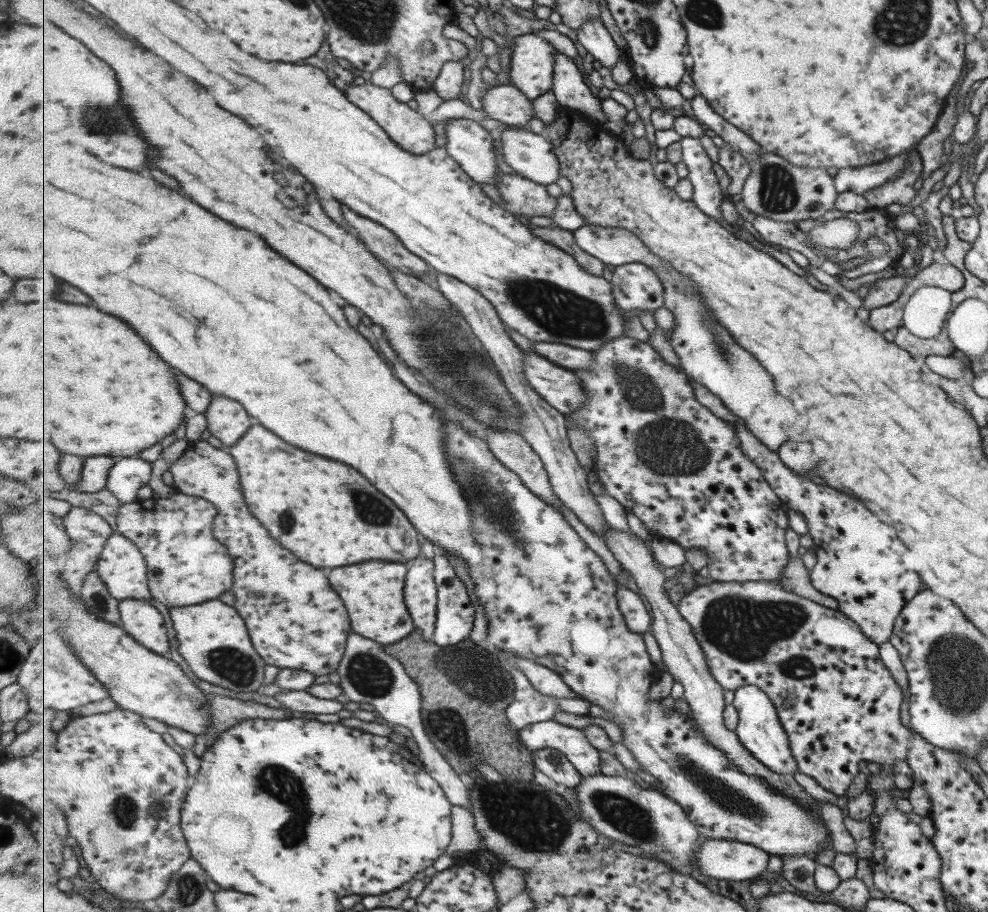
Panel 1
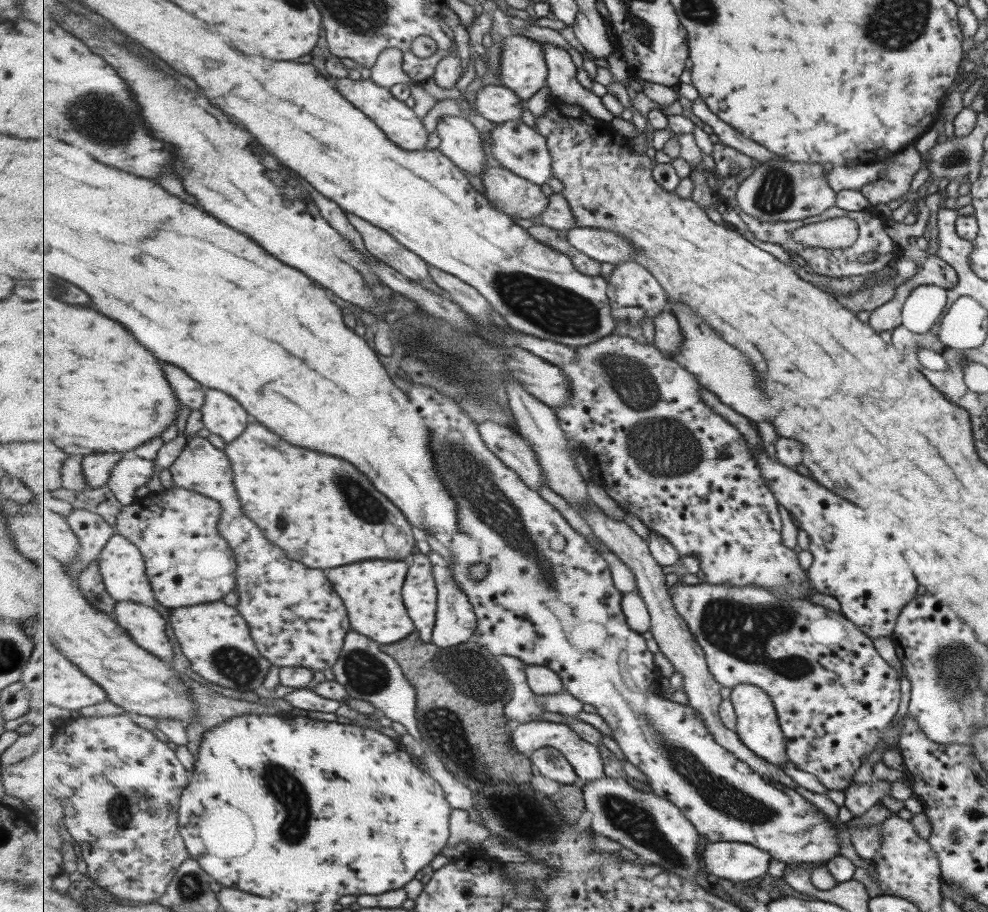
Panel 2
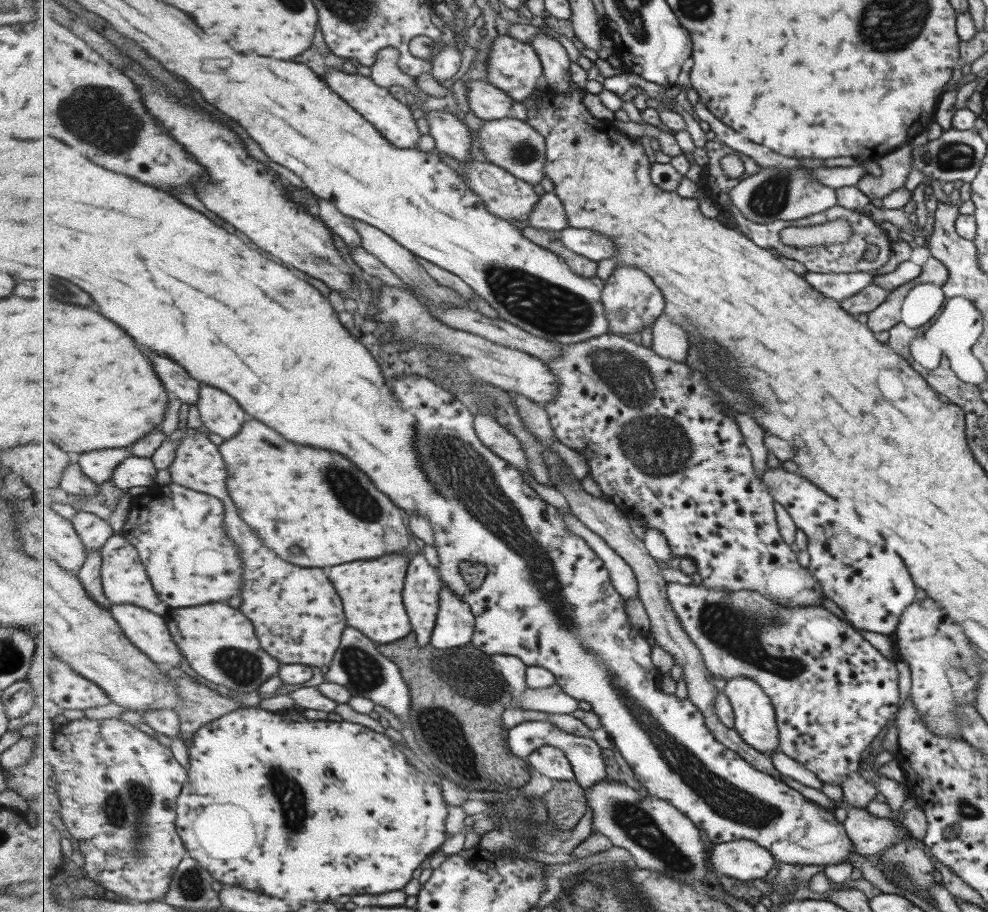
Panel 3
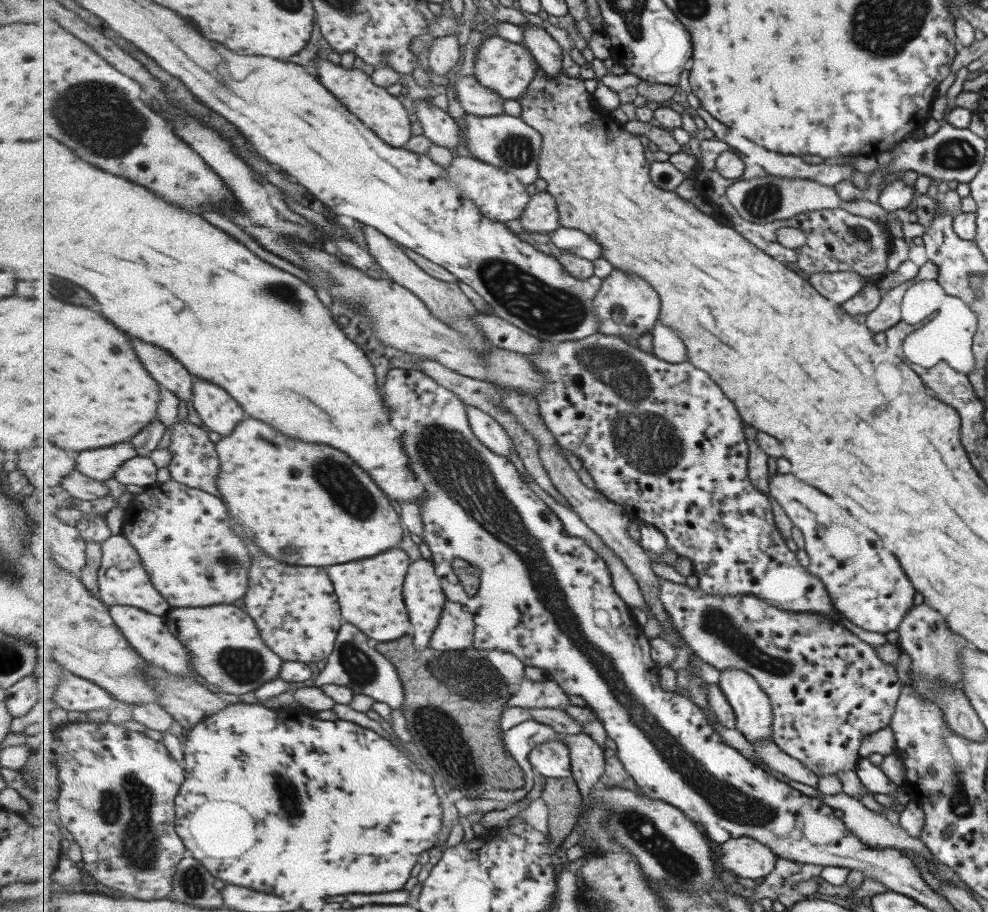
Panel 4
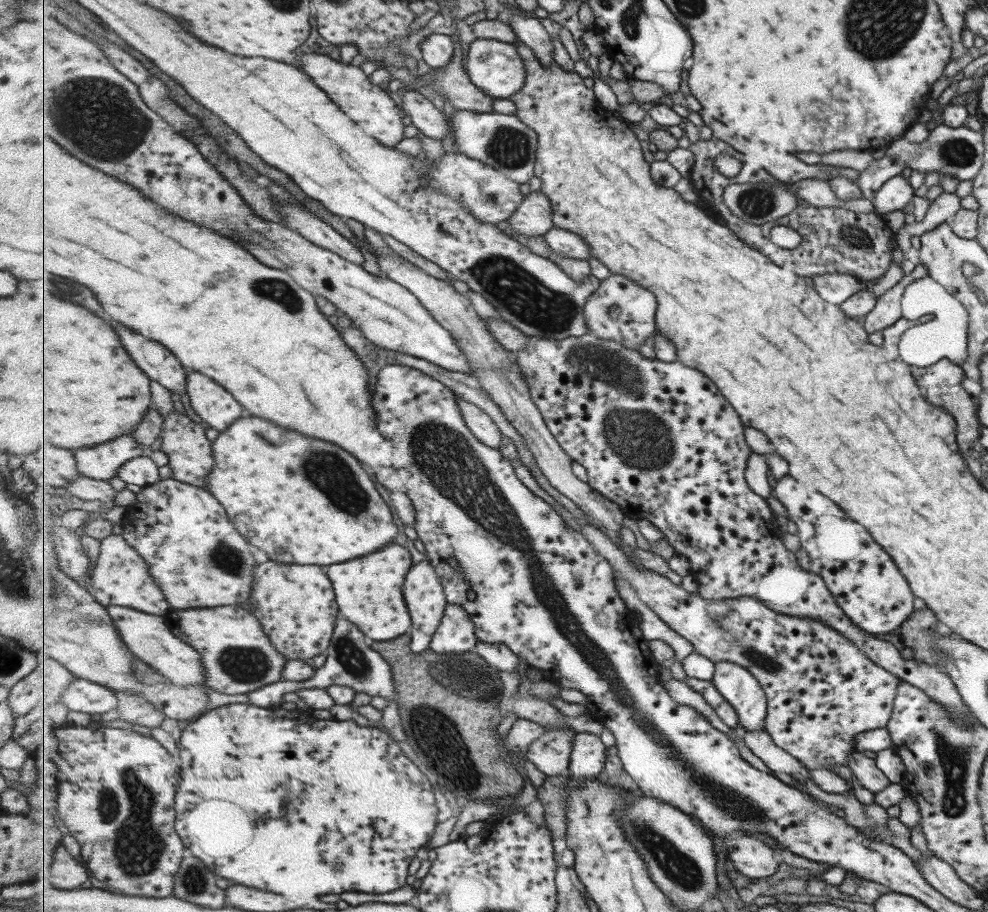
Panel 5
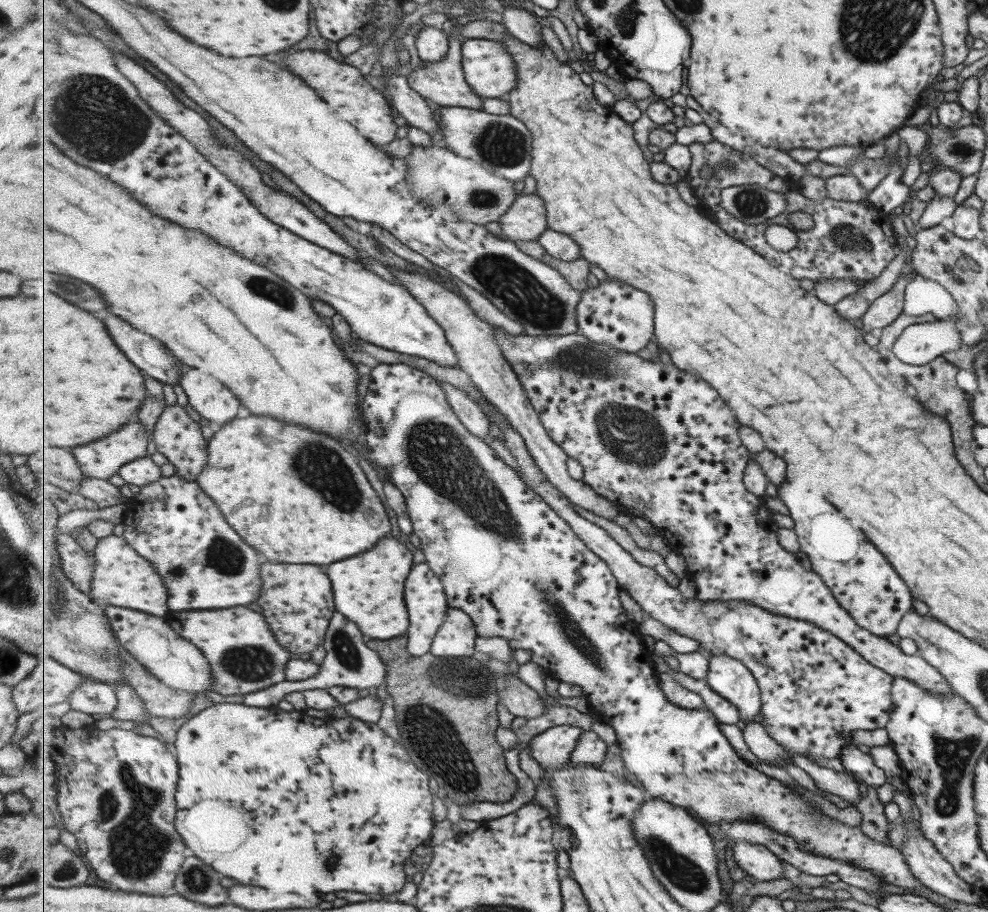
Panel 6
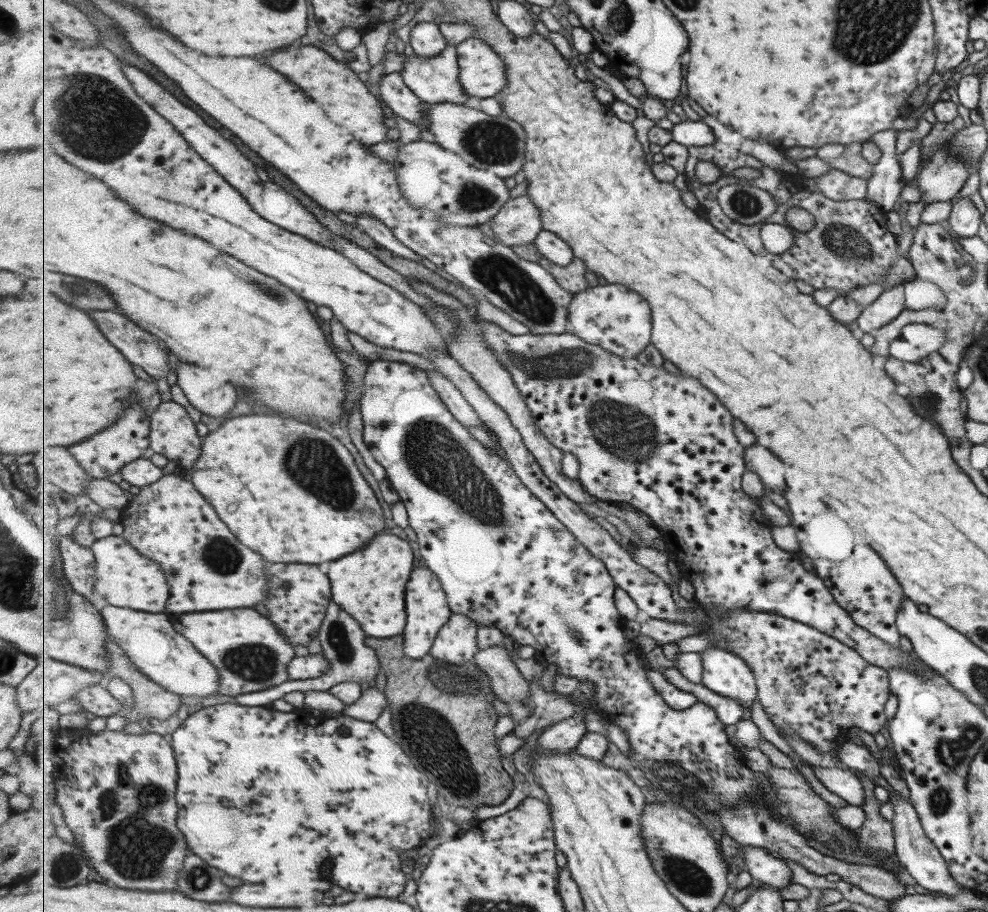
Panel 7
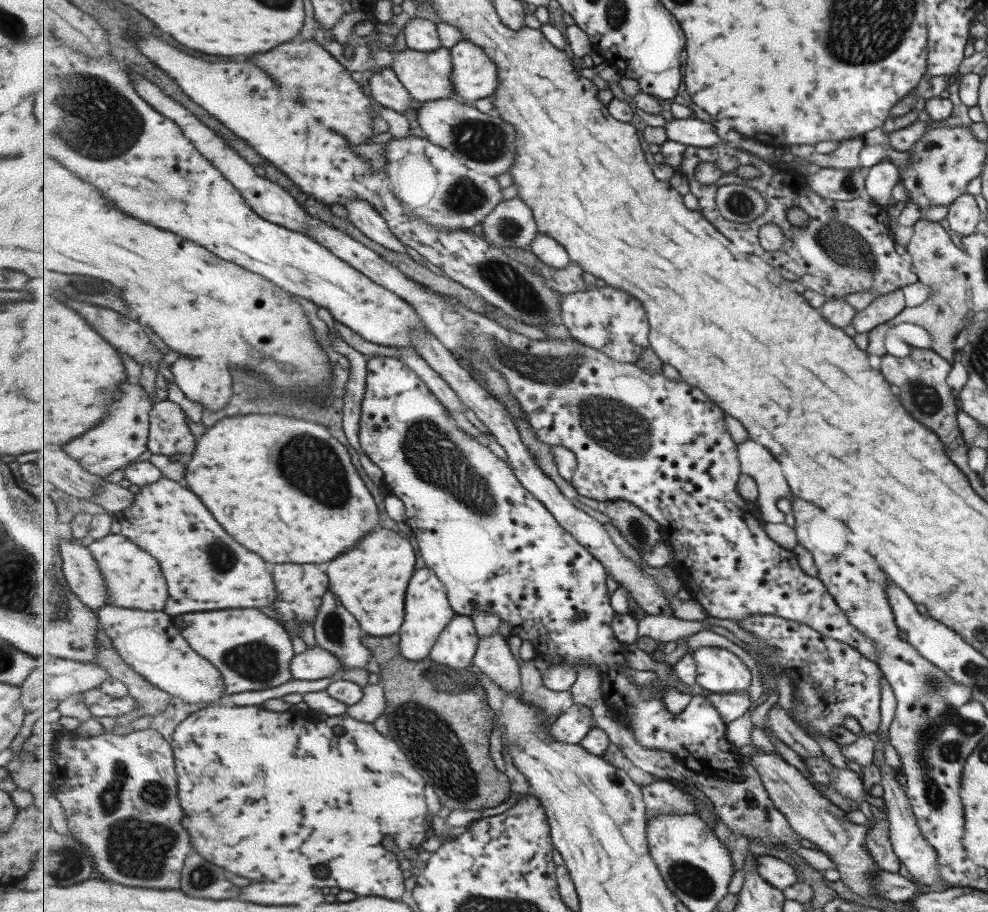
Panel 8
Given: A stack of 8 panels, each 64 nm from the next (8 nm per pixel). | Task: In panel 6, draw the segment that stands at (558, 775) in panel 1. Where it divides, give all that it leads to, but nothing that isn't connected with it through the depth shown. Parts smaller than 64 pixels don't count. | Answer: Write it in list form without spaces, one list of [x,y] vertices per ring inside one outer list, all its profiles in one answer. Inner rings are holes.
[[[556,726],[535,735],[531,740],[531,756],[544,771],[563,771],[572,762],[572,754],[581,735],[581,726]]]

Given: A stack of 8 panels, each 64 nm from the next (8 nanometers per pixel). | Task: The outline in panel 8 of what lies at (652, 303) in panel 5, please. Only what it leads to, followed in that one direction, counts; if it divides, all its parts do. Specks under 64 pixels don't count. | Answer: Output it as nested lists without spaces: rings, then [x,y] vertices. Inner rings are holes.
[[[607,284],[597,289],[590,287],[585,292],[565,295],[561,306],[561,322],[575,339],[599,349],[618,362],[635,363],[645,348],[649,348],[651,326],[644,303],[625,290]]]

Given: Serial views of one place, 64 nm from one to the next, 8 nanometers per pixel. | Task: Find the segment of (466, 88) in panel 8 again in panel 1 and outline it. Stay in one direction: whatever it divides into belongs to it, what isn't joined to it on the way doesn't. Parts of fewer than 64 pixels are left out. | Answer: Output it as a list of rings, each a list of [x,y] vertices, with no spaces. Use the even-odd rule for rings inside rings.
[[[531,33],[517,36],[513,44],[509,84],[532,99],[553,91],[557,47],[549,39]]]

